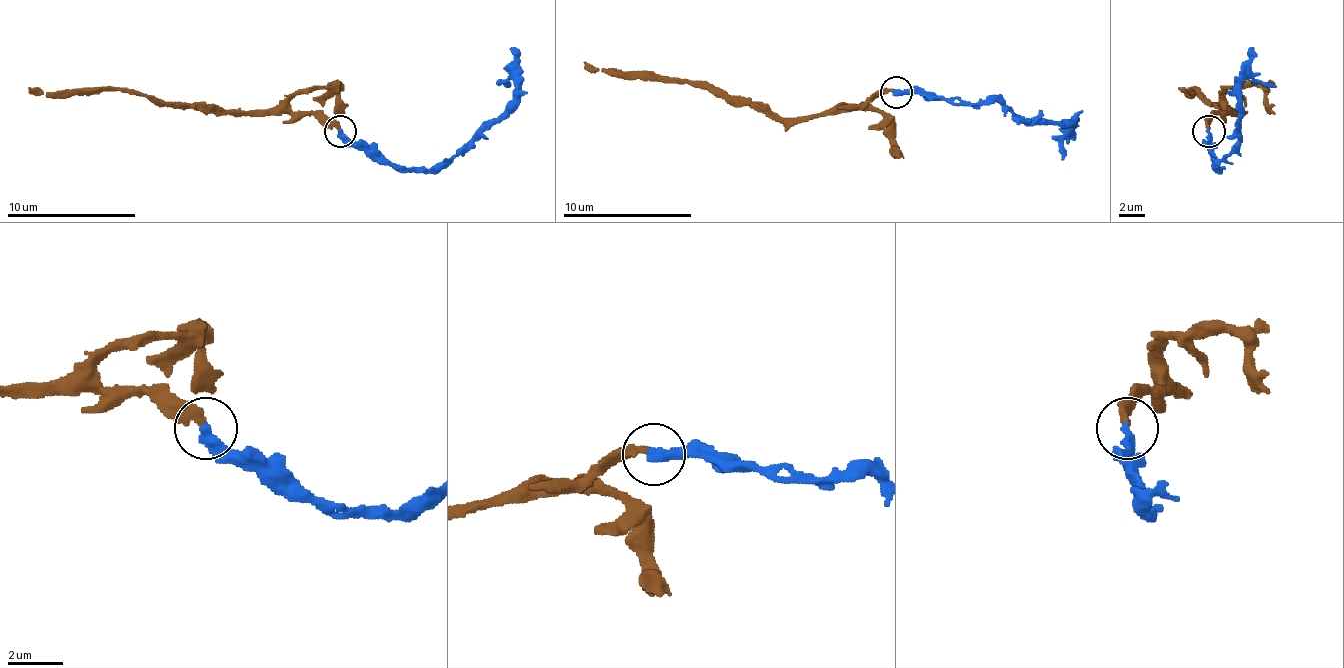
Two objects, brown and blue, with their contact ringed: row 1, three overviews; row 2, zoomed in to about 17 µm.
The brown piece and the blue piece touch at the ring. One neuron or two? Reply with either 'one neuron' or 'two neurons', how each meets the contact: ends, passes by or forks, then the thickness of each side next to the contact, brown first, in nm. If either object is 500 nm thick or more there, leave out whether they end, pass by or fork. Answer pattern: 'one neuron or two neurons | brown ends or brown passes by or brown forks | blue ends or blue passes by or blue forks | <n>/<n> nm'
one neuron | brown ends | blue ends | 280/400 nm

